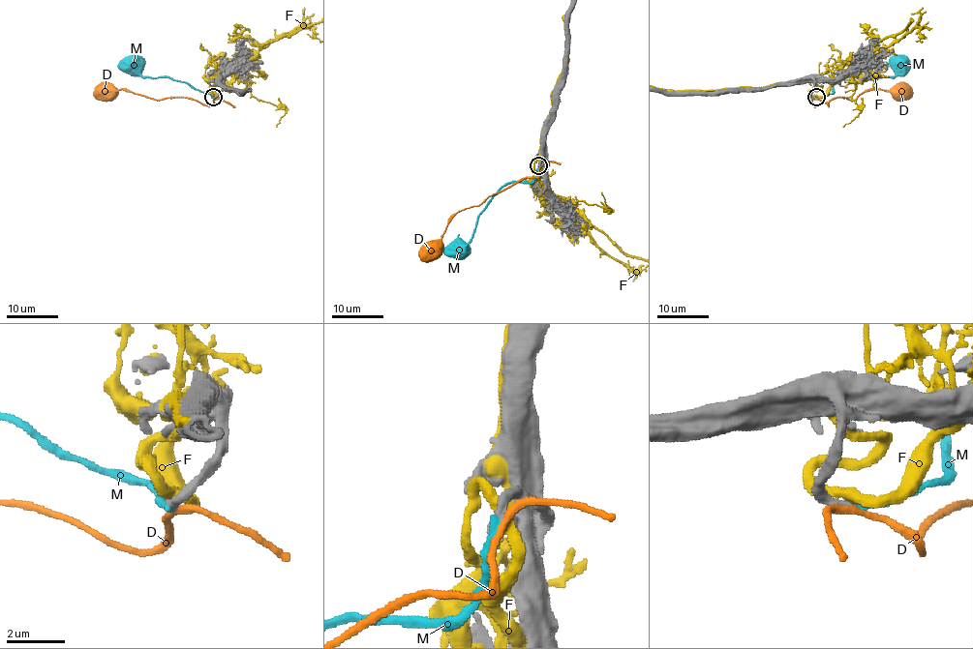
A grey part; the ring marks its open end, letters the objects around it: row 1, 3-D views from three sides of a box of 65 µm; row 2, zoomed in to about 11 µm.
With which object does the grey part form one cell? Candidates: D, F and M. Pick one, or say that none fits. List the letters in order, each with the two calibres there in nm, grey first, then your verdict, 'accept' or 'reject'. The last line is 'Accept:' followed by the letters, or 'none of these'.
D: 360 nm thick on the grey side, 240 nm on the other; reject
F: 420 nm thick on the grey side, 360 nm on the other; reject
M: 320 nm thick on the grey side, 280 nm on the other; reject
Accept: none of these

